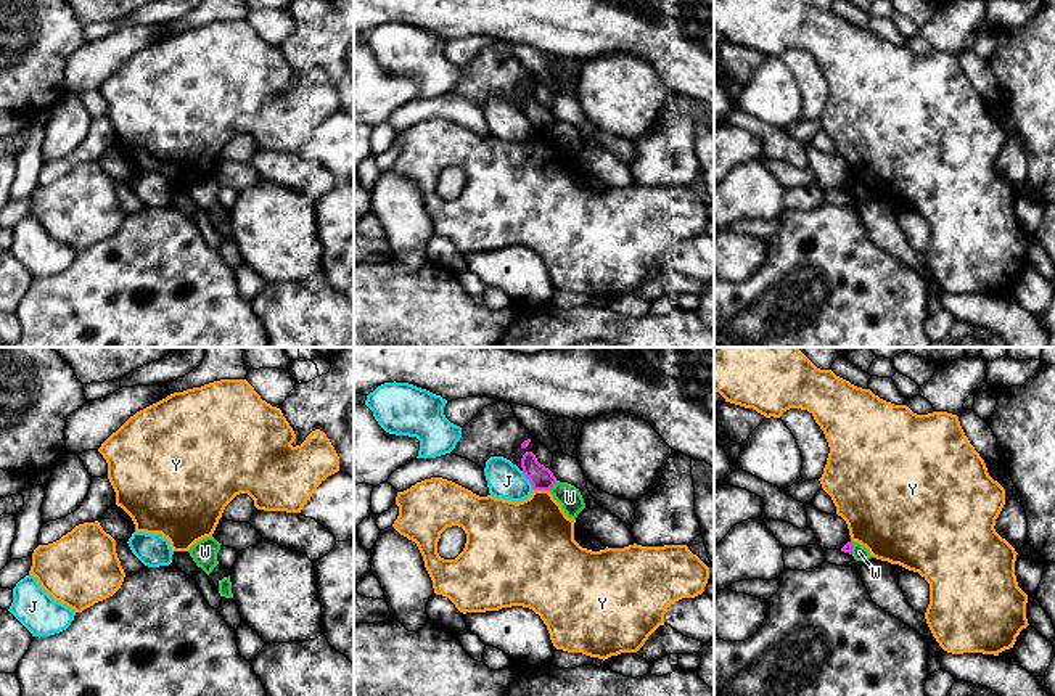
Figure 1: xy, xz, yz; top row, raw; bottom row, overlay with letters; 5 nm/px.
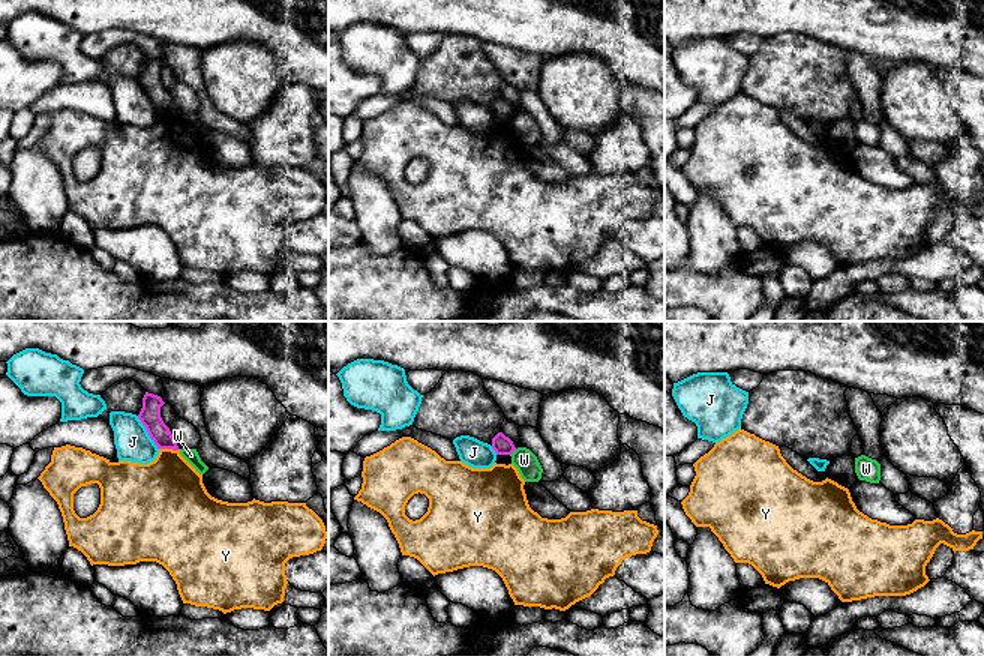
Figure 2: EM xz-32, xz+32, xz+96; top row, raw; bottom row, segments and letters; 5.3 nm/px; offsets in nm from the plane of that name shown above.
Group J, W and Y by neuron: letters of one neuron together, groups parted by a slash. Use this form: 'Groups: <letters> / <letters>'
Groups: J / W / Y

